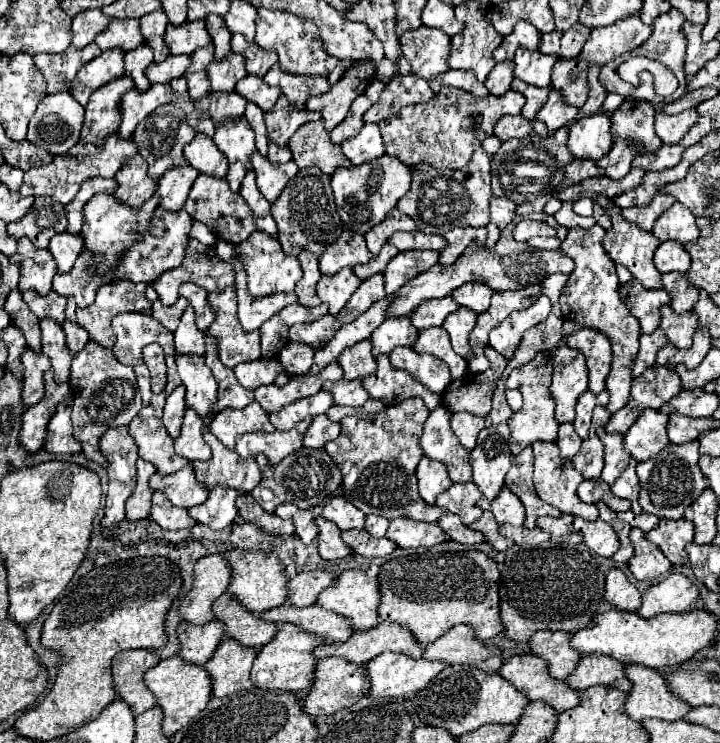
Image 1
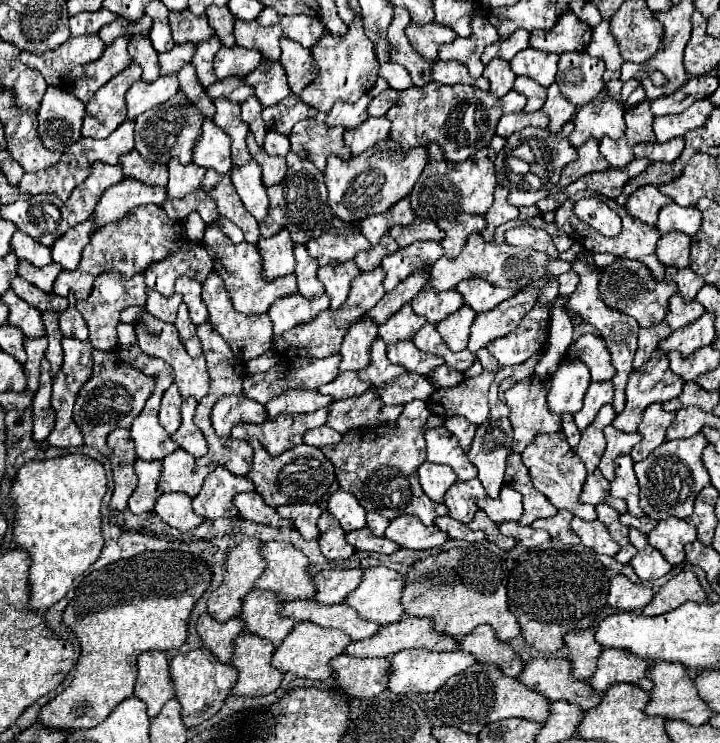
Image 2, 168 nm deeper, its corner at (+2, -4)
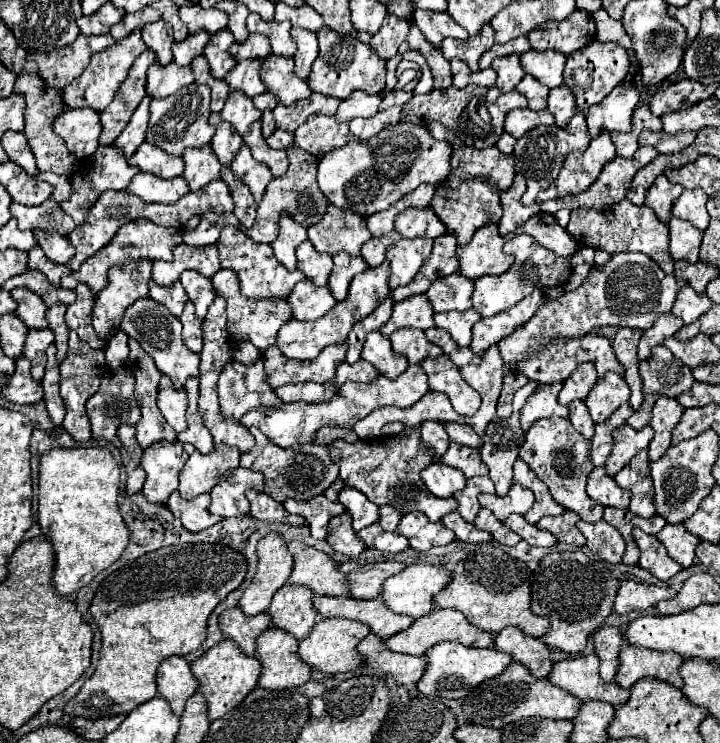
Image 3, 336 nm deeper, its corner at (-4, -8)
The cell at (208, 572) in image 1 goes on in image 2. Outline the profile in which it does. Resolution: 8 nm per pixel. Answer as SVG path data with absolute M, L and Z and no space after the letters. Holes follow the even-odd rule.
M246 539L232 547L226 555L224 581L210 595L206 613L220 623L236 617L240 613L240 599L252 589L254 581L264 571L264 565L258 539Z

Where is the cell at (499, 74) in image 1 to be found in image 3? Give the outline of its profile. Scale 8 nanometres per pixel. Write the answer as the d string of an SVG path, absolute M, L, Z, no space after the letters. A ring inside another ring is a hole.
M510 55L510 57L498 57L492 61L492 69L498 73L498 79L496 79L496 85L502 89L502 91L512 91L520 79L526 75L522 71L522 65L520 65L520 57L518 55Z

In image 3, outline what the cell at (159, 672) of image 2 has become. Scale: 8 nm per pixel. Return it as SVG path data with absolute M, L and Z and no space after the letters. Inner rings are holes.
M168 657L158 667L158 695L168 699L176 715L184 713L186 699L198 691L198 679L192 675L190 665L182 657Z

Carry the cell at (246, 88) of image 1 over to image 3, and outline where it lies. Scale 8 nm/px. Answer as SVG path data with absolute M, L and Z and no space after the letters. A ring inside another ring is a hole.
M270 55L262 65L262 81L268 91L272 91L282 105L292 105L294 101L306 99L312 95L306 79L294 75L294 59L282 55Z

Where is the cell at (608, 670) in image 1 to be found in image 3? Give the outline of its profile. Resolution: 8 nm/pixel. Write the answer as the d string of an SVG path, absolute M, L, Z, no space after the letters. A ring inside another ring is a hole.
M626 645L620 651L620 669L616 673L616 683L630 689L642 677L656 677L682 687L682 677L678 675L684 659L672 651L650 651L646 647Z

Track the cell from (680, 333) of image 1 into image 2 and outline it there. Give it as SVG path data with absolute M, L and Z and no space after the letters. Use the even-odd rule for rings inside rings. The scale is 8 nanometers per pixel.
M674 293L668 301L668 313L666 313L666 321L670 325L672 331L682 329L690 323L694 323L696 319L700 319L700 315L704 313L704 307L698 301L690 301L684 303L680 293Z

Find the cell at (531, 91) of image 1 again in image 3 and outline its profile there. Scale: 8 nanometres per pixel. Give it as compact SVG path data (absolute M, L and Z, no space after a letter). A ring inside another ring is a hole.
M526 75L518 85L516 91L522 93L528 99L528 107L534 111L546 109L546 99L548 99L548 87L538 83L538 79L534 79L532 75Z

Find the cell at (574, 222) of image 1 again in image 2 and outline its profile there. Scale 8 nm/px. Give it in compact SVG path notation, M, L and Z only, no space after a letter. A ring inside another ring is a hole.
M582 195L568 197L568 199L556 209L556 221L554 221L556 227L560 227L562 231L566 231L570 237L574 237L574 241L580 241L588 251L594 251L594 253L610 253L610 255L614 255L614 257L636 259L636 261L644 263L644 265L652 271L652 277L654 277L656 281L662 281L666 267L656 259L656 243L658 243L658 239L660 239L658 229L656 229L656 227L650 227L650 225L646 225L646 223L640 223L638 219L632 219L624 207L620 207L618 203L614 203L614 199L602 197L600 201L606 203L610 209L614 209L614 211L622 217L622 231L620 231L620 235L618 235L618 237L604 237L604 235L600 235L596 229L592 229L590 225L582 223L578 217L574 217L572 205L574 205L574 201L578 201L580 197L582 197Z

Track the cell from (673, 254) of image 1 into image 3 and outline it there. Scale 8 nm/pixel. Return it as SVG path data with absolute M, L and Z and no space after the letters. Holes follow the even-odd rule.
M672 217L668 227L670 227L670 253L674 261L686 259L690 263L696 263L704 233L698 231L692 223L686 223L686 219L678 217Z

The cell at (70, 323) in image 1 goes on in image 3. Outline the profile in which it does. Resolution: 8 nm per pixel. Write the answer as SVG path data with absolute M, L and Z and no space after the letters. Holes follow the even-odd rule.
M84 283L76 285L76 303L68 305L66 311L66 325L77 332L80 339L86 341L93 349L101 349L104 342L100 340L90 323L92 307L94 307L94 293Z

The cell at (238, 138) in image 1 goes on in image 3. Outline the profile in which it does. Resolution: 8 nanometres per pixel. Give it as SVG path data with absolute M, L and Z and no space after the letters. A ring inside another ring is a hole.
M242 91L230 93L224 109L222 109L222 119L232 123L240 135L246 135L250 131L250 125L262 115L254 105L248 95L242 95Z

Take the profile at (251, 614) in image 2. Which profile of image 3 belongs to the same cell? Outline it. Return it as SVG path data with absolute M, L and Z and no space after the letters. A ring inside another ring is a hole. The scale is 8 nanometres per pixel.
M284 585L274 593L268 607L274 627L292 633L296 639L310 635L312 627L320 621L318 611L312 607L314 593L302 585Z

